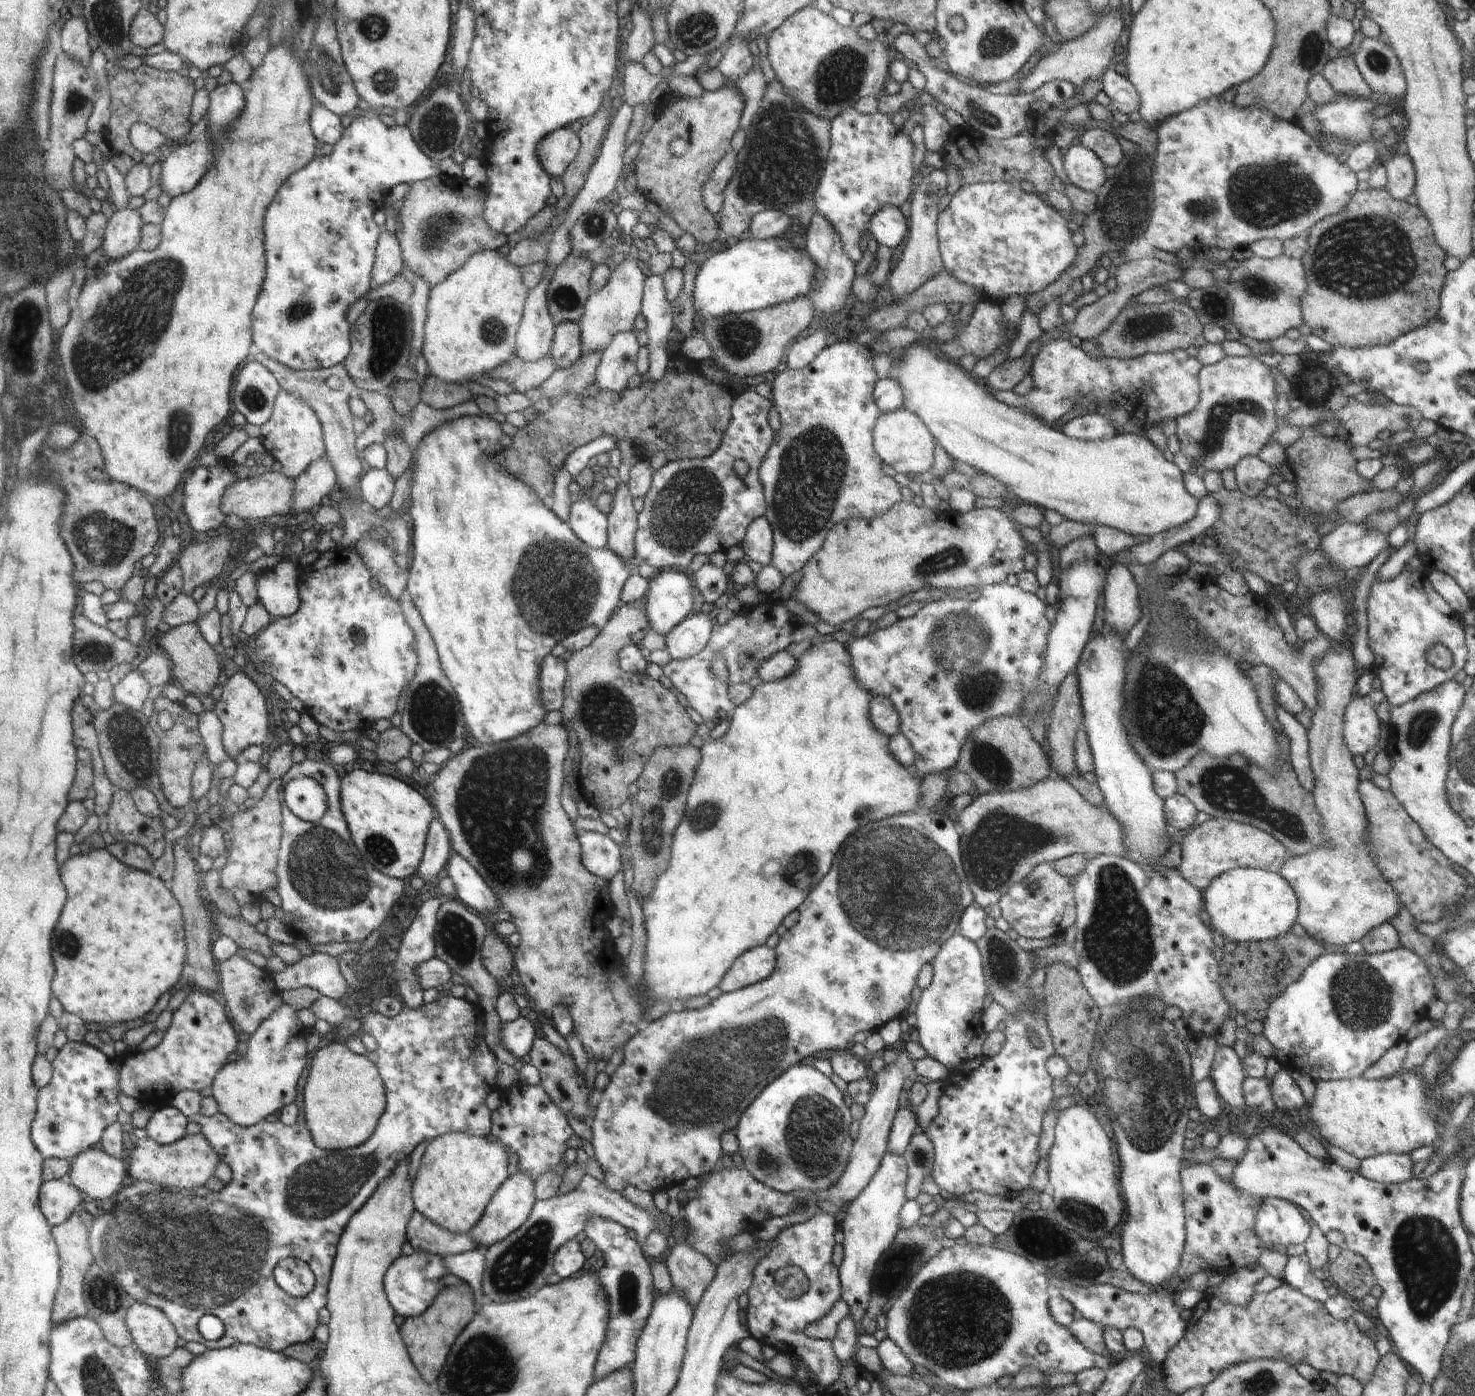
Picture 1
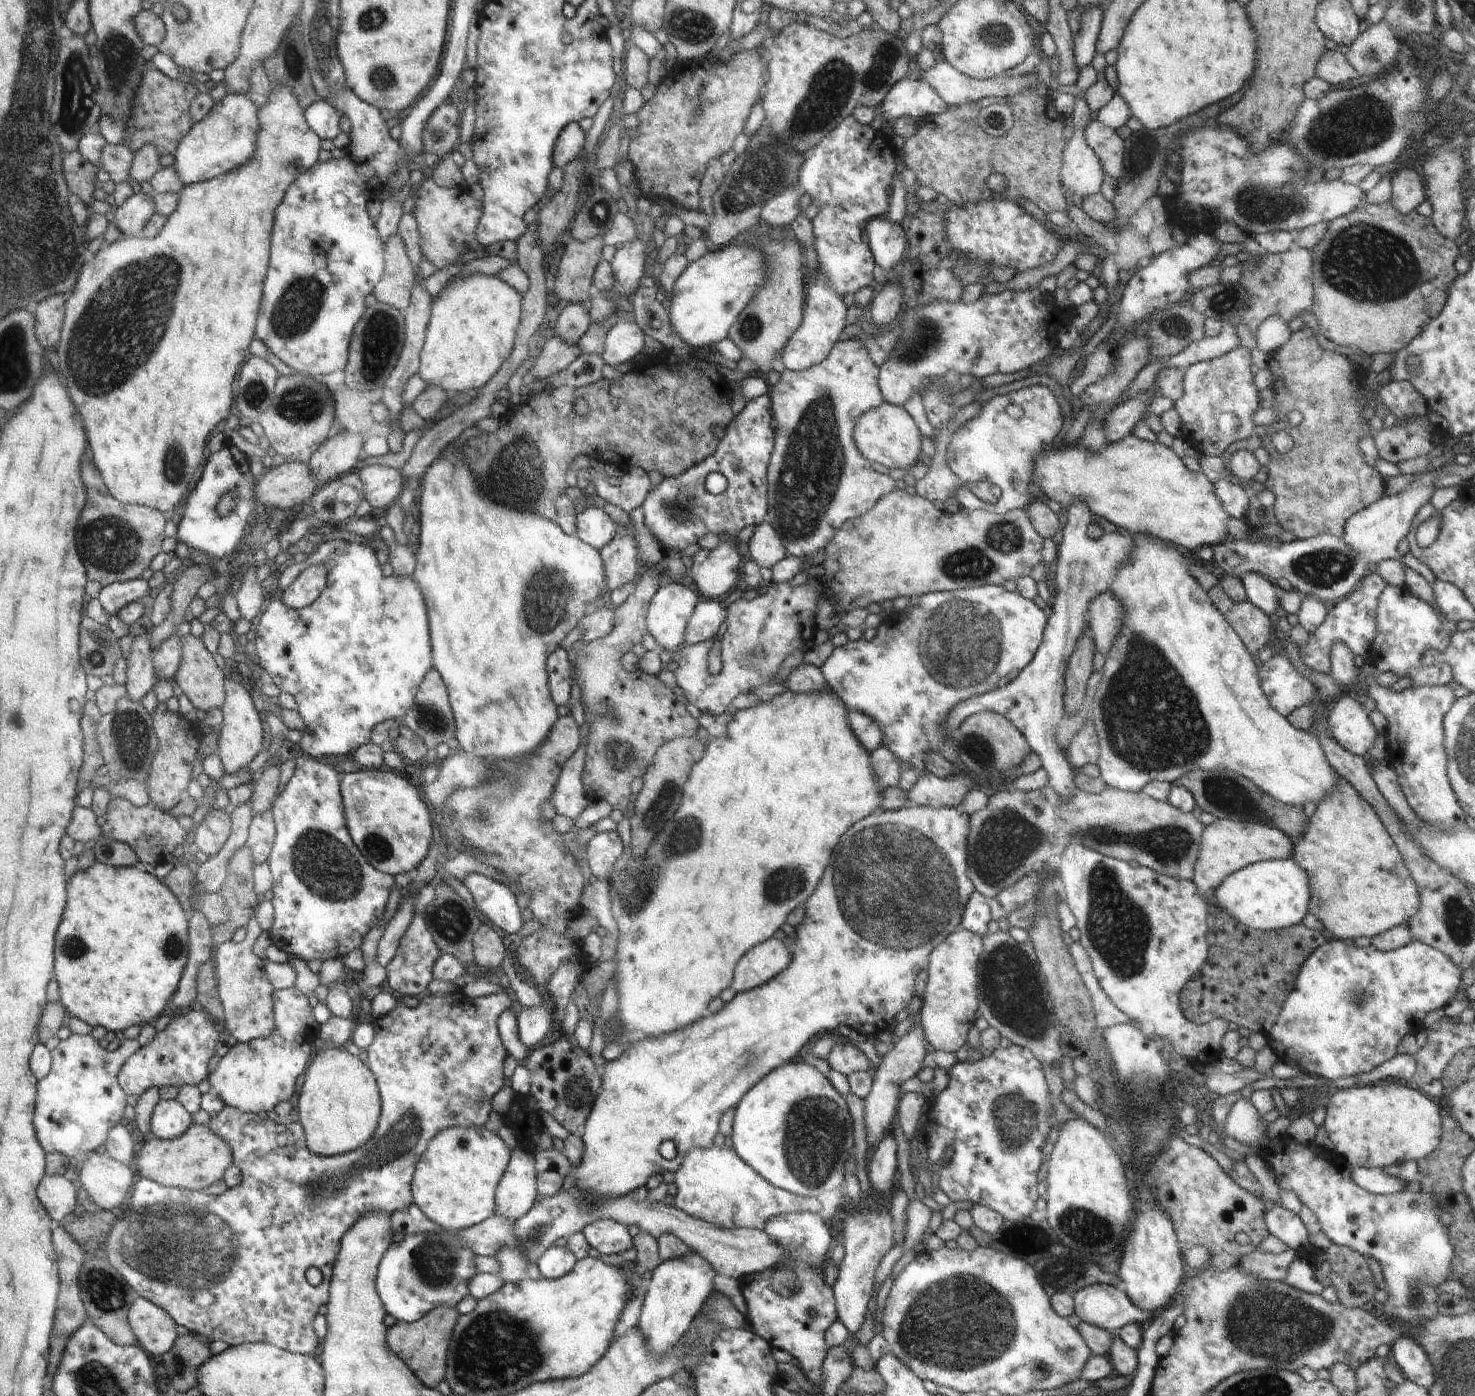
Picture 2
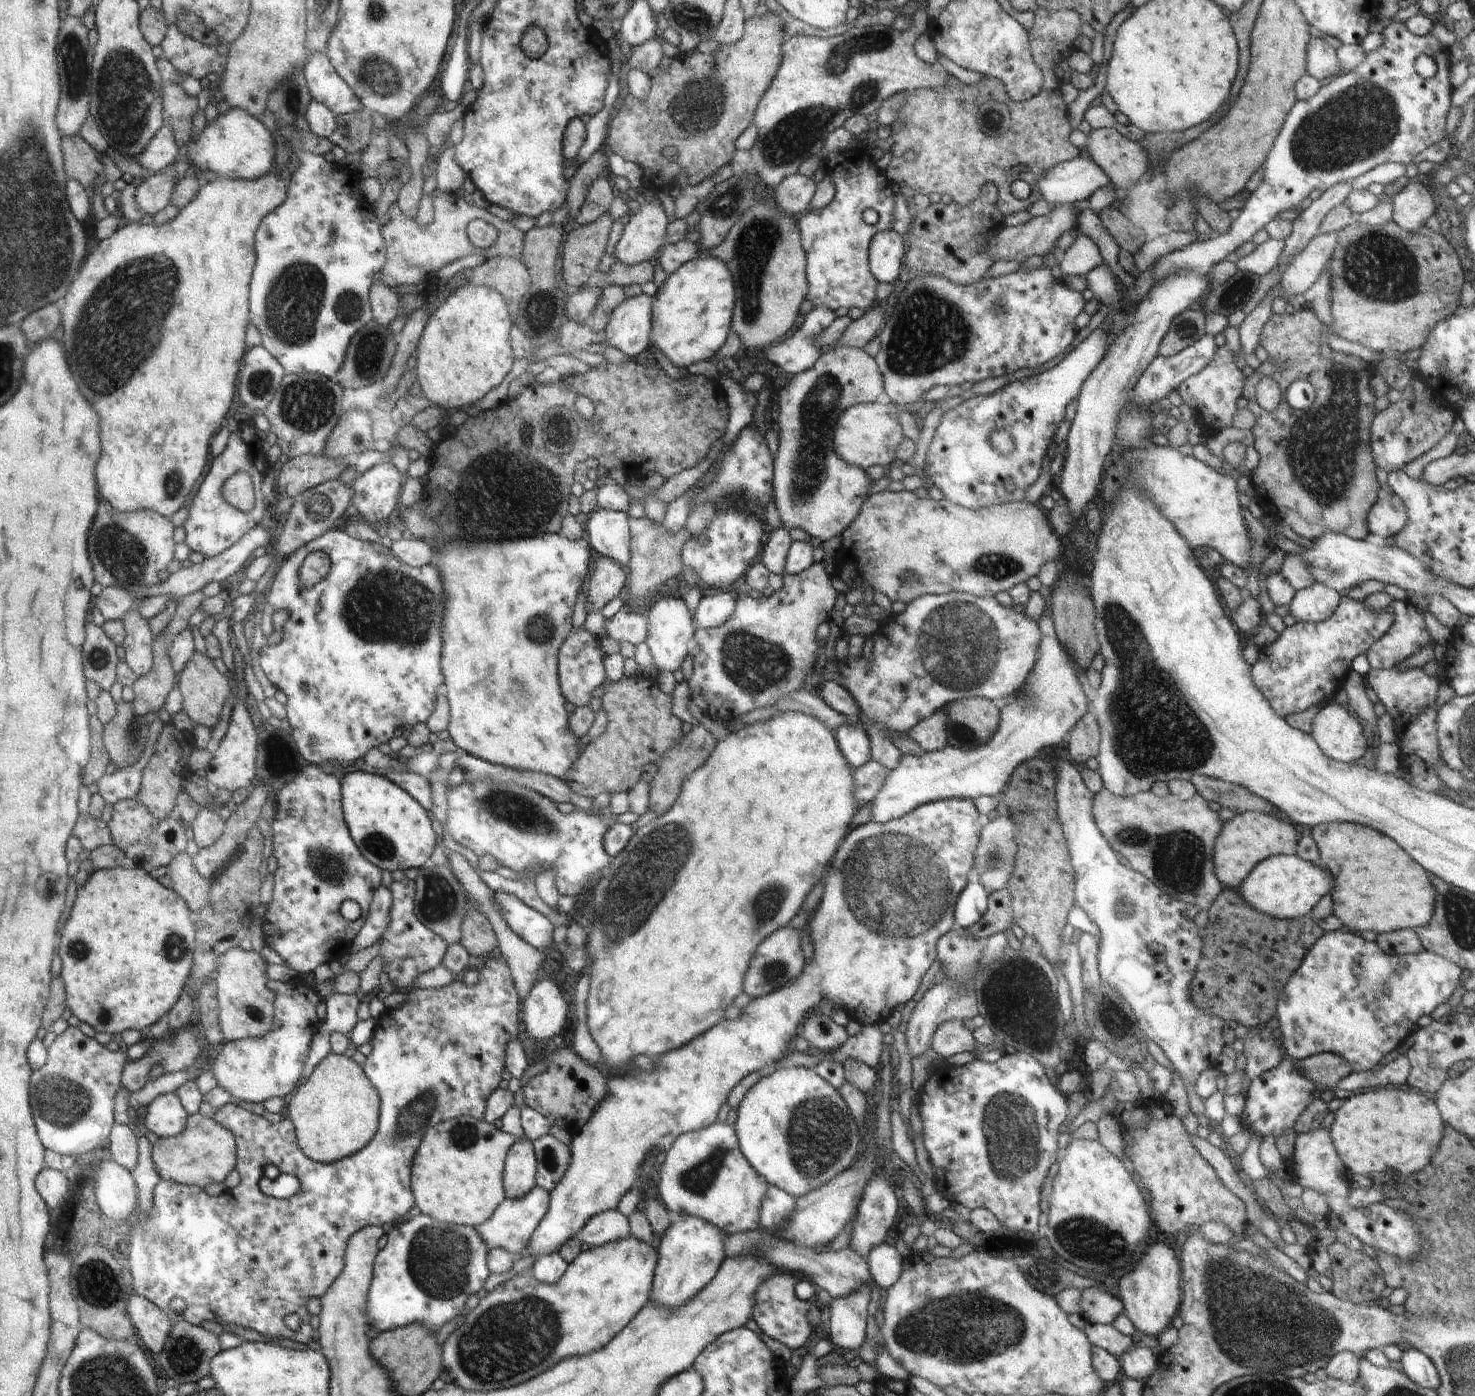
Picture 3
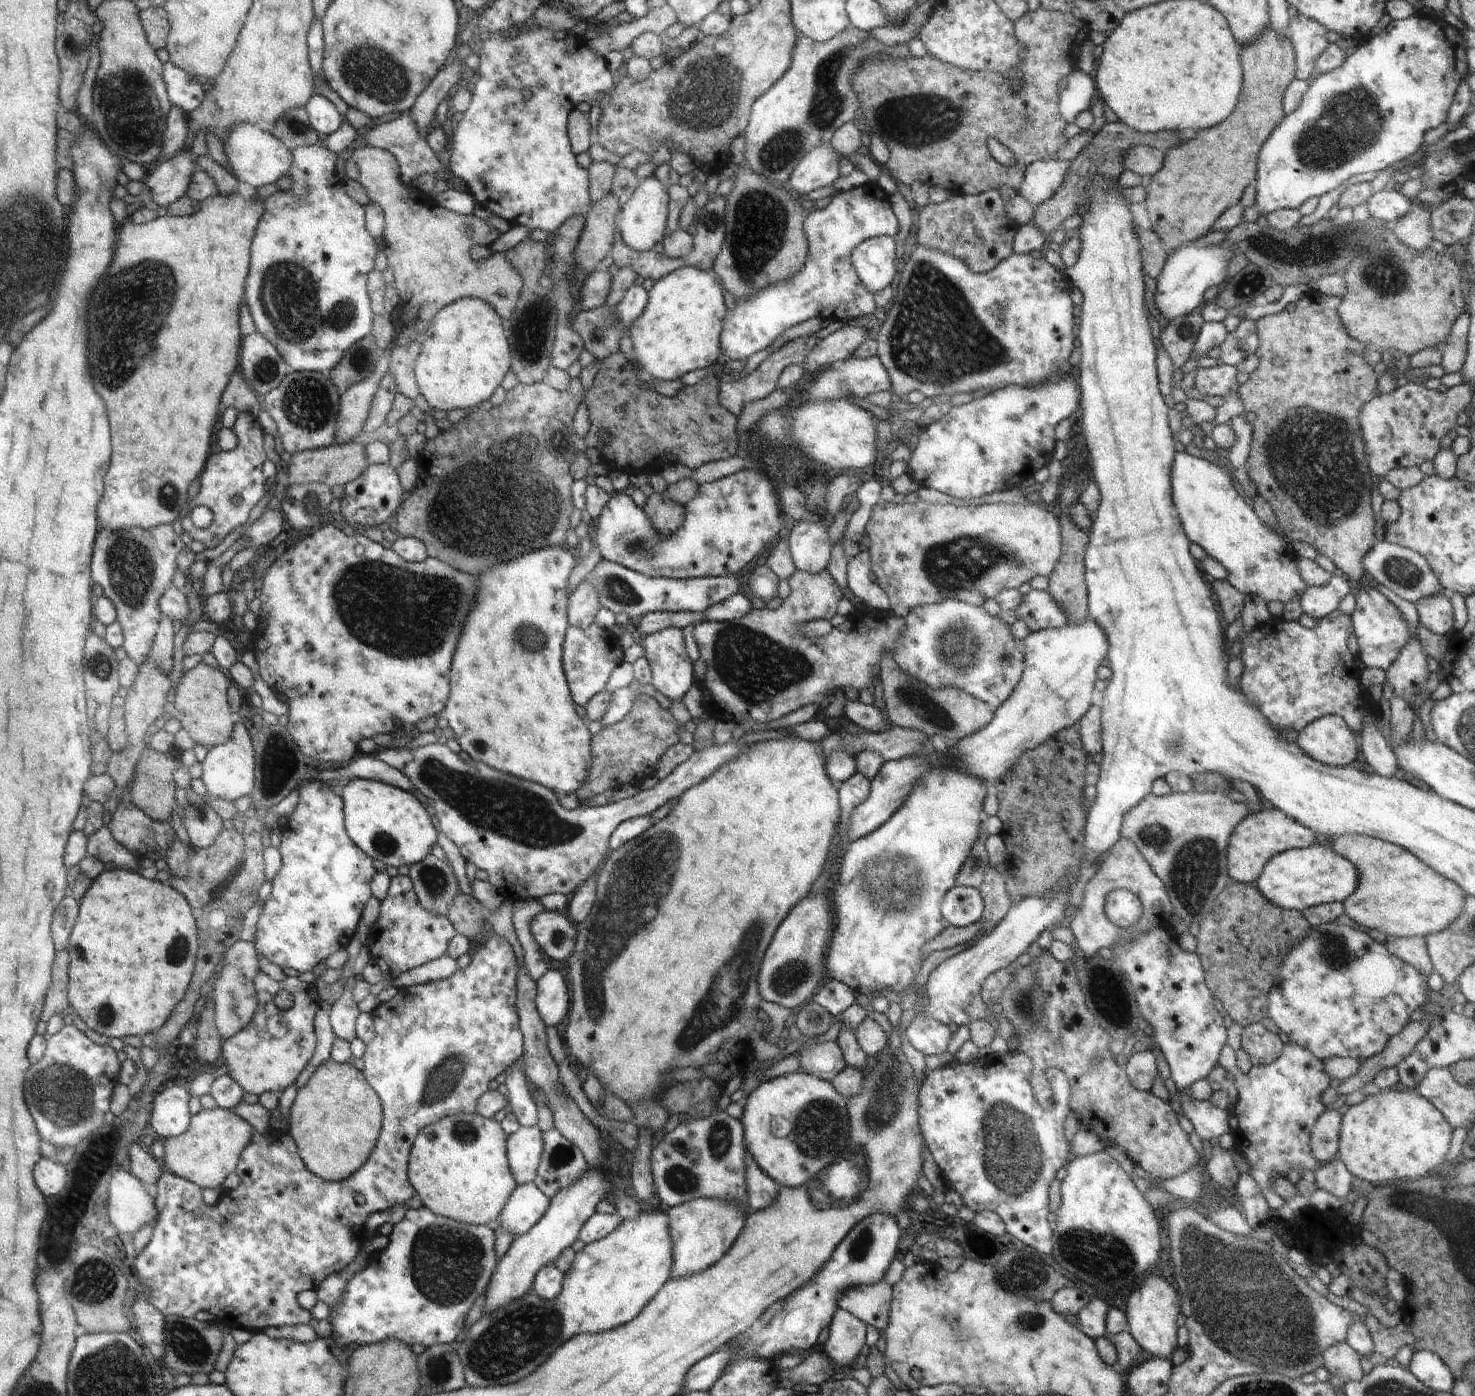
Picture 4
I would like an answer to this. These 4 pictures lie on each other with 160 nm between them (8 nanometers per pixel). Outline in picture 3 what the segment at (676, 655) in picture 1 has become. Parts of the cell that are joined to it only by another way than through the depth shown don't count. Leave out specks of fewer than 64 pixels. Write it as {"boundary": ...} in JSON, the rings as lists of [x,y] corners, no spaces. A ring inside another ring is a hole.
{"boundary":[[[732,592],[706,593],[700,599],[694,618],[700,629],[713,629],[724,624],[734,614],[735,606],[736,595]]]}

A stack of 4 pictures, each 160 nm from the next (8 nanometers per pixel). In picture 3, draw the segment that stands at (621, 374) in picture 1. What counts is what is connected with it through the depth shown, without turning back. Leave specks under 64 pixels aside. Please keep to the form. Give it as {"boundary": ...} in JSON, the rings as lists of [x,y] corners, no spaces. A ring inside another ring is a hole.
{"boundary":[[[641,293],[637,297],[626,298],[618,308],[615,308],[608,324],[602,331],[603,339],[600,344],[602,344],[603,350],[614,348],[614,350],[620,350],[628,356],[636,356],[648,349],[651,343],[652,301],[653,296]]]}

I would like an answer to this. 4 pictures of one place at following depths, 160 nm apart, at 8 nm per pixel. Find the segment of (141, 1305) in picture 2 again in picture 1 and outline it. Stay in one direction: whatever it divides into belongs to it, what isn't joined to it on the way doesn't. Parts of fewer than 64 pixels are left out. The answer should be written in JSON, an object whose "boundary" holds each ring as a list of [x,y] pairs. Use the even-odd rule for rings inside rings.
{"boundary":[[[134,1301],[127,1316],[129,1329],[134,1333],[137,1348],[149,1356],[168,1356],[176,1348],[173,1323],[157,1307]]]}

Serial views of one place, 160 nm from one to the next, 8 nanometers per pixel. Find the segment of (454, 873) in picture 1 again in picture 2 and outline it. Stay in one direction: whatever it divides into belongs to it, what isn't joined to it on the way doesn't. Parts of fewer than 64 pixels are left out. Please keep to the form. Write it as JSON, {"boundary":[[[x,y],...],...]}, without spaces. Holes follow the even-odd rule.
{"boundary":[[[470,872],[463,883],[487,922],[507,934],[519,932],[526,914],[518,908],[516,895],[508,886],[478,872]]]}

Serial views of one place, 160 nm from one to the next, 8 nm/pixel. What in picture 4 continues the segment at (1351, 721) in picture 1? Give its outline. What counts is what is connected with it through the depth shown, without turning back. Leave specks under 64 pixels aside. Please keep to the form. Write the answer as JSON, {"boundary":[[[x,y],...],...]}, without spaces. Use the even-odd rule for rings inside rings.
{"boundary":[[[1338,715],[1313,720],[1296,741],[1312,758],[1327,765],[1352,765],[1360,756],[1359,738]]]}

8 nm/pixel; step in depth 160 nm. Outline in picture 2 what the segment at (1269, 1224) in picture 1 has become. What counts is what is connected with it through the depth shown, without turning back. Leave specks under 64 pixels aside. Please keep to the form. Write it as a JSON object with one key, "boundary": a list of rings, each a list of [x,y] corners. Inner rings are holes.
{"boundary":[[[1276,1204],[1266,1210],[1264,1220],[1270,1236],[1274,1235],[1280,1241],[1280,1245],[1288,1246],[1296,1251],[1308,1244],[1309,1232],[1306,1225],[1298,1214],[1282,1204]]]}

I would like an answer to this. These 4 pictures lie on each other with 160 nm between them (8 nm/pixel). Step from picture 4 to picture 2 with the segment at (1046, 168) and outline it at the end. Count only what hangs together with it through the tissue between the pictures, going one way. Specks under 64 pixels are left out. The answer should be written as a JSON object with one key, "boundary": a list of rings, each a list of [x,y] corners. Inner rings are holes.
{"boundary":[[[1085,94],[1073,97],[1074,107],[1071,116],[1074,134],[1066,143],[1061,179],[1069,196],[1076,192],[1084,198],[1100,191],[1105,172],[1096,153],[1087,145],[1085,139],[1085,128],[1093,117],[1093,108],[1088,106]]]}

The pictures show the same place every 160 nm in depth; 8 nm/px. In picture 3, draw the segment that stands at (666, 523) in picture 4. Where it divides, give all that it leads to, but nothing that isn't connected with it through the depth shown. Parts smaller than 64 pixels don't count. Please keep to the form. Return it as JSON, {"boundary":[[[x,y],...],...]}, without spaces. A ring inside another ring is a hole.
{"boundary":[[[647,516],[629,519],[629,530],[632,532],[632,560],[627,568],[628,584],[630,584],[631,604],[634,610],[640,612],[646,612],[658,598],[660,593],[658,586],[683,572],[682,547],[691,534],[686,528],[673,534],[666,531],[662,523],[654,522]]]}

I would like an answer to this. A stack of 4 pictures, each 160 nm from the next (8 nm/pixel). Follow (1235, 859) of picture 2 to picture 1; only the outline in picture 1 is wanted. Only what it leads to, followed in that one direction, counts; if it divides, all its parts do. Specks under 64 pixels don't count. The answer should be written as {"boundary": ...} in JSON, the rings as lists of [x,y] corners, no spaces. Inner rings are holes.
{"boundary":[[[1211,818],[1196,825],[1190,832],[1182,834],[1180,845],[1182,854],[1177,870],[1184,880],[1202,892],[1213,878],[1232,869],[1250,867],[1279,873],[1289,856],[1285,846],[1271,834],[1255,826],[1228,819]]]}

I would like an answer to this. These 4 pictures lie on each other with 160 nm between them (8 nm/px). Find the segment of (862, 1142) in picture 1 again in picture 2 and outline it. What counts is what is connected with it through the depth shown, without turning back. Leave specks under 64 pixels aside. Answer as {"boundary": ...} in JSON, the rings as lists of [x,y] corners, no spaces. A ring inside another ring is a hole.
{"boundary":[[[913,1020],[914,1024],[901,1040],[882,1057],[880,1064],[873,1067],[873,1085],[869,1095],[864,1101],[864,1124],[867,1132],[867,1141],[870,1149],[876,1150],[878,1144],[884,1140],[891,1130],[890,1124],[894,1122],[896,1109],[899,1108],[900,1098],[902,1096],[902,1088],[900,1084],[905,1080],[914,1078],[920,1072],[922,1064],[924,1064],[924,1056],[926,1056],[926,1044],[922,1027],[918,1022]]]}

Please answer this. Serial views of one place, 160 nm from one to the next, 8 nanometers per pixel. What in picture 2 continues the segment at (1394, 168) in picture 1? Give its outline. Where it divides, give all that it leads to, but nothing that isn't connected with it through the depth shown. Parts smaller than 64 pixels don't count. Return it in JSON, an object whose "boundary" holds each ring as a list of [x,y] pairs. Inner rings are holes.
{"boundary":[[[1412,168],[1391,174],[1391,203],[1400,214],[1408,214],[1427,199],[1424,178]]]}

